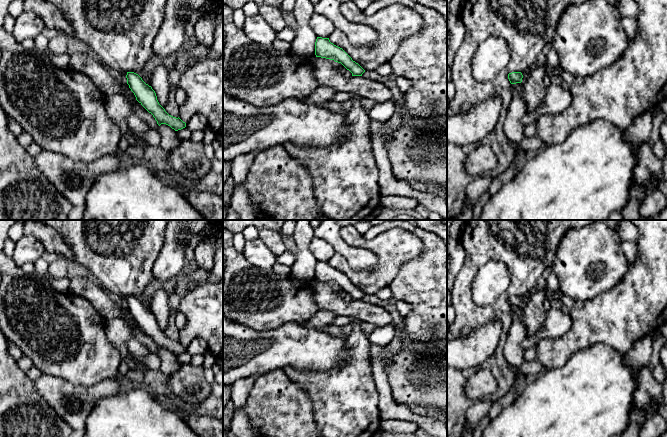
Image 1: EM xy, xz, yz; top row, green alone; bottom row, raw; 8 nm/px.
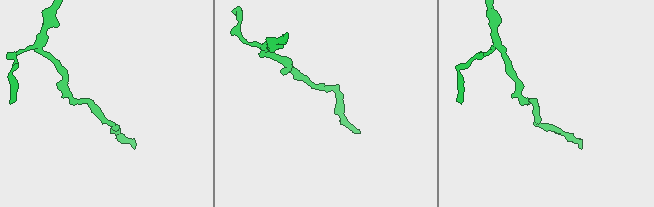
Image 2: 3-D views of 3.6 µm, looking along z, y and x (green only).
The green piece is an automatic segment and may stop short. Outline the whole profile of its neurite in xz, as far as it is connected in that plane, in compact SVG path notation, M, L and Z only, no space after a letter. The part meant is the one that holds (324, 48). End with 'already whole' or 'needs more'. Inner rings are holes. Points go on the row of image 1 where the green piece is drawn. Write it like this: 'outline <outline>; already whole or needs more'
outline M317 37L315 42L316 57L326 58L341 63L352 76L362 76L365 70L340 47L330 42L329 38Z; already whole

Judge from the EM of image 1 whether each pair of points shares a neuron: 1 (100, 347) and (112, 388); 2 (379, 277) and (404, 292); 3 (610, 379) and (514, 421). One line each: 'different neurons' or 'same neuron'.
1: different neurons
2: different neurons
3: same neuron

